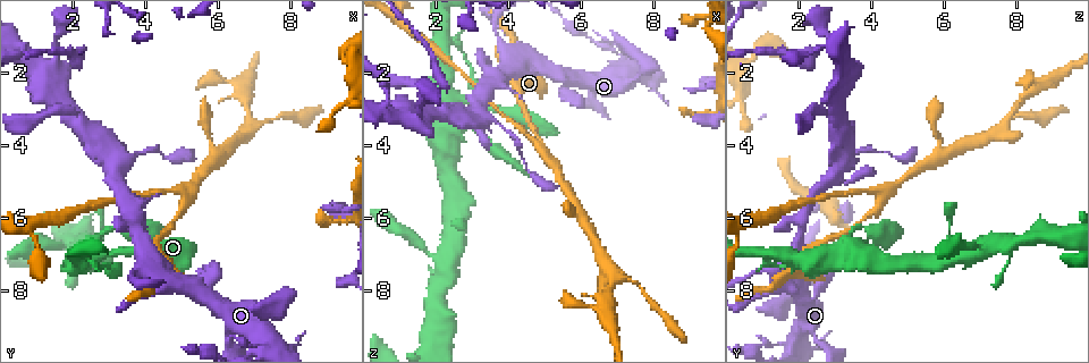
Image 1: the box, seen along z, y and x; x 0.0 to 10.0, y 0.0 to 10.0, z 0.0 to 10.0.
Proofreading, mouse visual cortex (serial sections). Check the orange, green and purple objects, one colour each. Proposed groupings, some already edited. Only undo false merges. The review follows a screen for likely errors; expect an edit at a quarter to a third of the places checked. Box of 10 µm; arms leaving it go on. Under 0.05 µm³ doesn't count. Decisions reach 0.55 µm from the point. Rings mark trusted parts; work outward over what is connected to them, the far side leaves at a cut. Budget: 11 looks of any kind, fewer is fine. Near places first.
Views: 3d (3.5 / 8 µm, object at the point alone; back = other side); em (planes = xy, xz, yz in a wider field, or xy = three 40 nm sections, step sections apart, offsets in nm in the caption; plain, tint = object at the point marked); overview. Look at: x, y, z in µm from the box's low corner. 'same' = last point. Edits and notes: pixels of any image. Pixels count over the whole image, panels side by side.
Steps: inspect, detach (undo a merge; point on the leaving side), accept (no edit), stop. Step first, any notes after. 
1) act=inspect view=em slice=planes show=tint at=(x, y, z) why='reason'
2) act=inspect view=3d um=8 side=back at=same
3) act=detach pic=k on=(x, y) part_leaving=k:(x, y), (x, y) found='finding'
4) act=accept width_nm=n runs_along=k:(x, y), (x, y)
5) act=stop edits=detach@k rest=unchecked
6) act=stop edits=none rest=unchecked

act=inspect view=3d um=3.5 at=(5.10, 5.45, 4.40) why='two arms in line, one across'

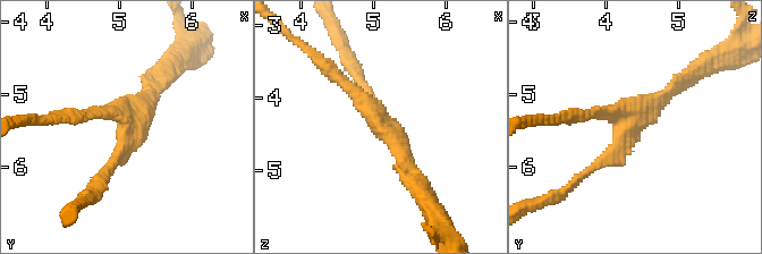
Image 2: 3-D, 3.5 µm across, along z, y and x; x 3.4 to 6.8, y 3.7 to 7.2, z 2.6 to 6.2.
act=accept runs_along=2:(584, 175), (633, 119), (683, 85) found='all the same cell'

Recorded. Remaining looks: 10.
act=inspect view=3d um=3.5 at=(6.85, 3.45, 7.70) why='arms part here'

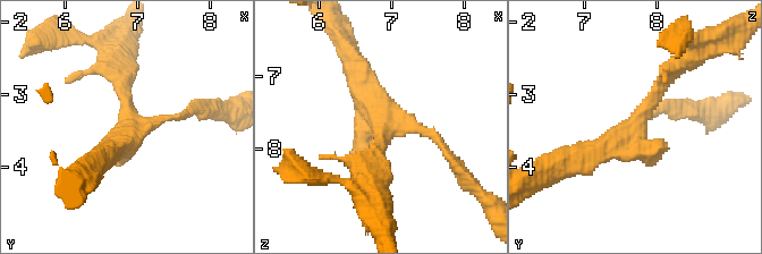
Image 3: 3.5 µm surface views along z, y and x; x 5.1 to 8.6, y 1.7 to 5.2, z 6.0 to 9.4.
act=accept runs_along=3:(576, 160), (620, 143), (678, 66) found='continuous, no second cell'

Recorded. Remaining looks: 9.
act=inspect view=3d um=3.5 side=back at=(2.30, 6.95, 1.25) why='small branch off a trunk'

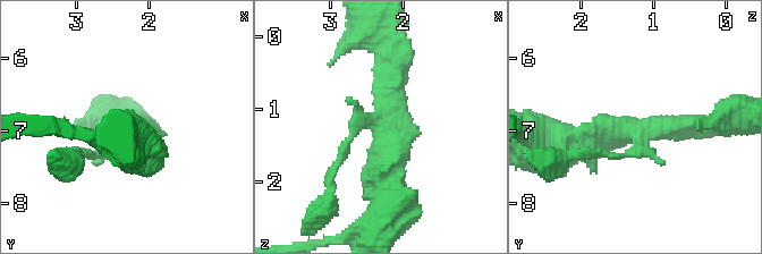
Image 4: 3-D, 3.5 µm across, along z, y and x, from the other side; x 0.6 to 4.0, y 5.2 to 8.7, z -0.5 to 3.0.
act=inspect view=em slice=planes show=tint at=(2.25, 7.05, 1.20) why='need the tissue'

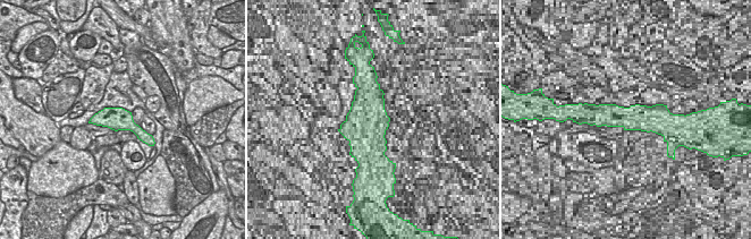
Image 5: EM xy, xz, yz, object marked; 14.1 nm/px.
act=detach pic=4 on=(340, 158) part_leaving=4:(364, 118), (319, 211) found='a second cell is stuck on'

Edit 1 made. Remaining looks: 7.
act=inspect view=overview why='see it whole again'

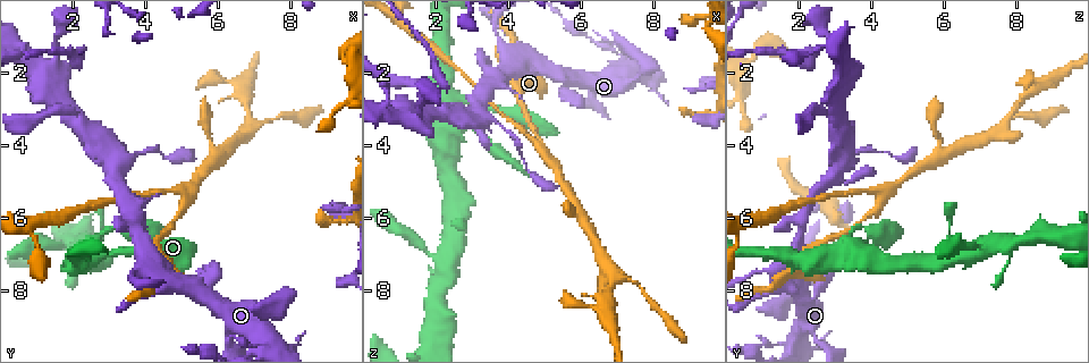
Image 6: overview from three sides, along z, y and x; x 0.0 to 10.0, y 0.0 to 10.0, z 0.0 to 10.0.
act=inspect view=3d um=3.5 at=(4.55, 7.75, 1.45) why='sudden change in width'

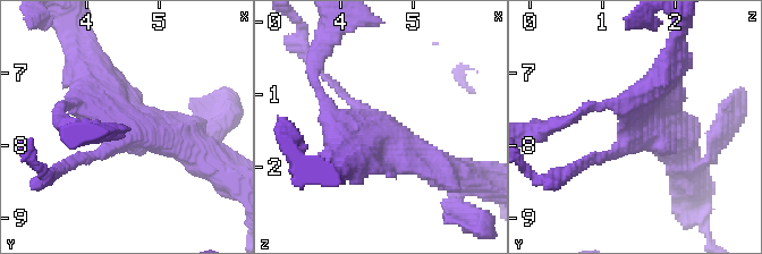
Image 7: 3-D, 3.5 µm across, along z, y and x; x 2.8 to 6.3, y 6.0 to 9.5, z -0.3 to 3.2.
act=inspect view=em slice=xy step=5 show=tint at=(4.50, 7.70, 1.50) why='now the EM'

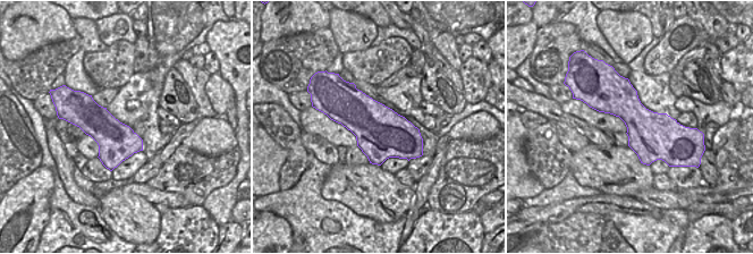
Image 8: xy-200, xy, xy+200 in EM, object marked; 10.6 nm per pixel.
act=accept runs_along=7:(185, 141), (129, 130), (87, 70) found='one cell here'

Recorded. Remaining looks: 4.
act=stop edits=detach@4 rest=unchecked

